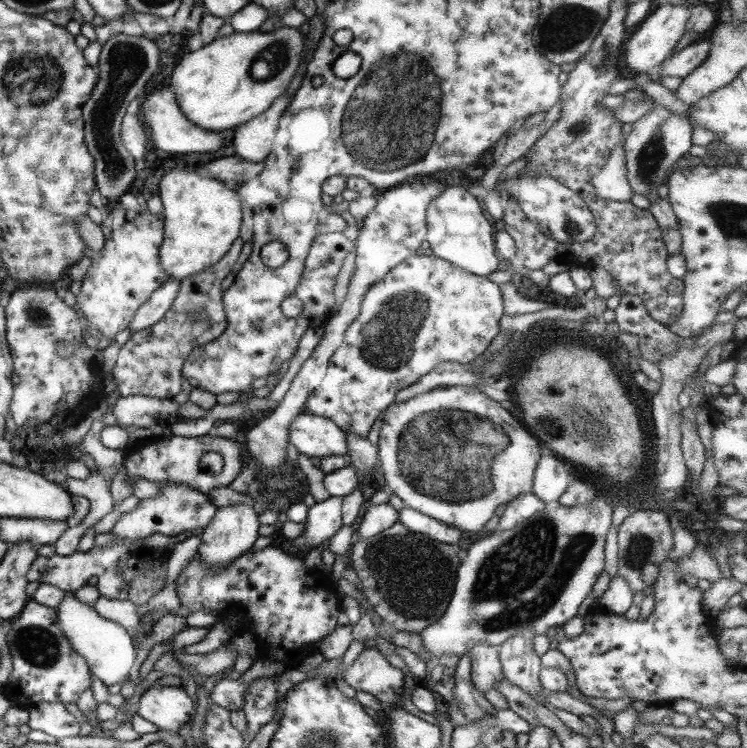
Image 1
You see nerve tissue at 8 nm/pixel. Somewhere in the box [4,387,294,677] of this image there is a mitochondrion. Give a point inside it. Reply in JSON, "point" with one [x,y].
{"point":[36,644]}

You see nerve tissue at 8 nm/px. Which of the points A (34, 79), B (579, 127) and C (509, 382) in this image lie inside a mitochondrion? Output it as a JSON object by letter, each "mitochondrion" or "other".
{"A":"mitochondrion","B":"mitochondrion","C":"other"}

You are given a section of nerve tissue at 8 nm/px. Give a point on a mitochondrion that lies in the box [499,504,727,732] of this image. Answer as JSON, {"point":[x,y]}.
{"point":[639,548]}

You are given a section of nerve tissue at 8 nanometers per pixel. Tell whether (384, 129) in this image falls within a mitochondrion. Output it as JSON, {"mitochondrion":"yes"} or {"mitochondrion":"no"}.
{"mitochondrion":"yes"}

